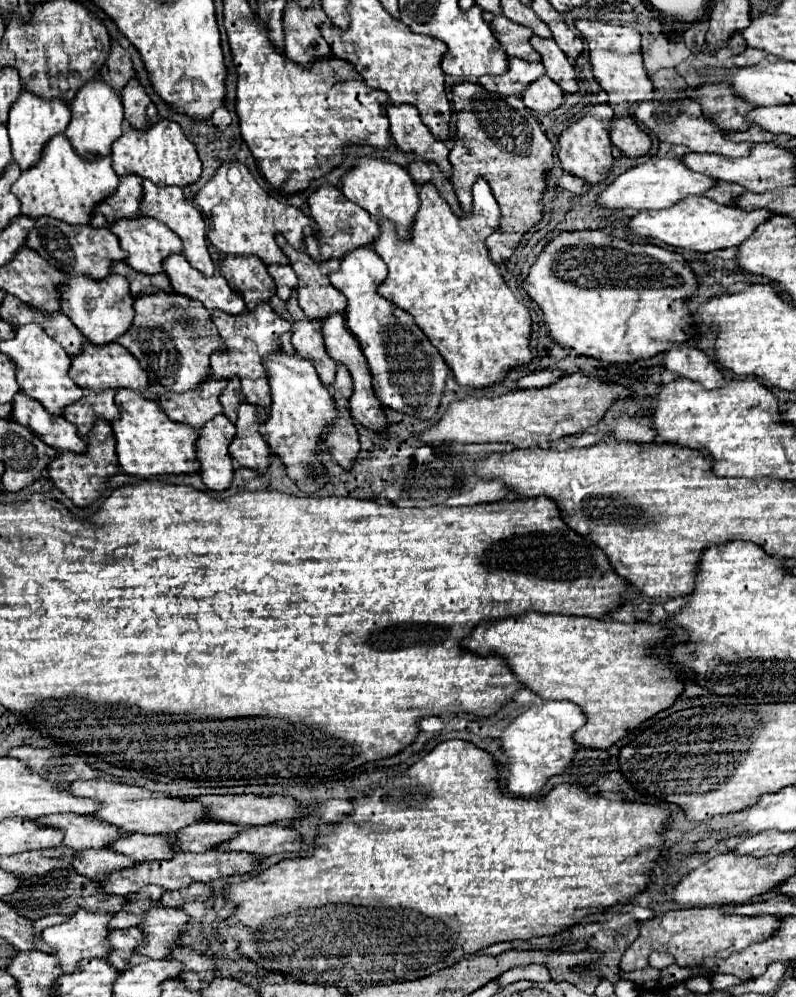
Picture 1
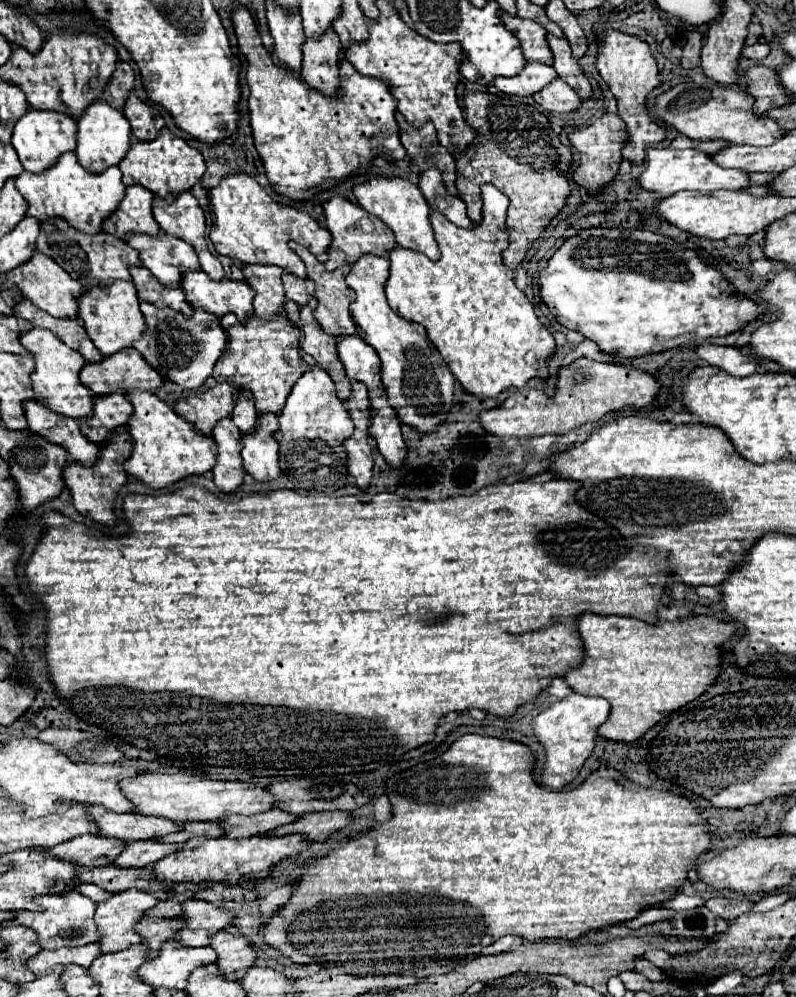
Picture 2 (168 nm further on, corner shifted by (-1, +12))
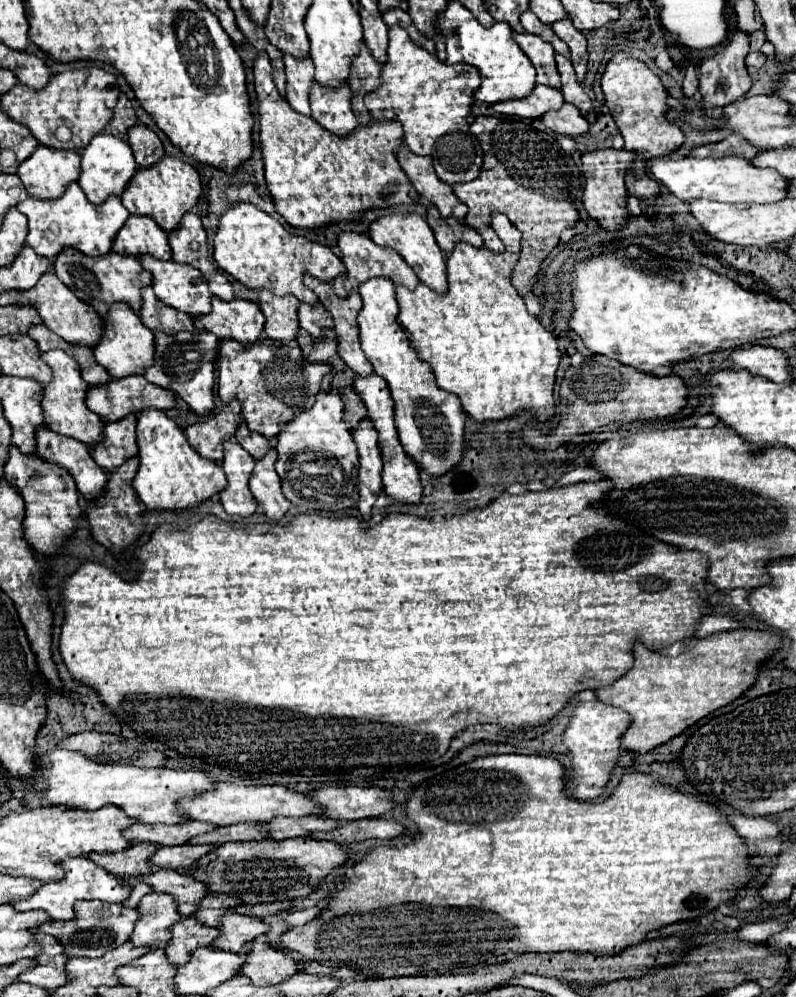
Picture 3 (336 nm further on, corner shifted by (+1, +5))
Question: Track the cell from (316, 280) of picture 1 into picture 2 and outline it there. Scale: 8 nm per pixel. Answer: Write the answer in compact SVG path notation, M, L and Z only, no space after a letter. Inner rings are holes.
M290 241L288 247L300 255L300 259L302 259L304 265L306 265L308 277L316 283L316 291L314 291L314 297L316 297L316 301L318 301L318 307L314 309L316 321L324 327L324 331L328 331L328 333L334 335L334 337L340 337L340 335L346 335L346 333L348 333L348 335L350 335L350 333L356 333L356 323L352 321L350 311L348 311L348 307L350 307L352 299L354 299L354 291L344 283L344 275L348 275L350 265L342 265L342 267L336 269L336 271L326 271L326 267L324 267L306 247L302 247L302 245L294 243L294 241Z

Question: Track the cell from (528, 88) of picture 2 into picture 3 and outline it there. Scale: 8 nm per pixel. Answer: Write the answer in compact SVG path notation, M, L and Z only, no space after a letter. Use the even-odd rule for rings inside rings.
M536 86L534 94L530 98L514 100L514 102L498 102L492 108L498 114L506 116L520 116L520 118L542 118L550 110L560 110L564 104L564 98L558 90L550 86Z

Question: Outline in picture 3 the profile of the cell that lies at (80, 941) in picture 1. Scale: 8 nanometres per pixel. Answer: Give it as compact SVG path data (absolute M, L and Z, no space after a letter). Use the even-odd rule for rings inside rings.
M146 894L140 904L142 918L136 922L130 942L136 946L170 940L170 928L180 920L176 900L170 894Z

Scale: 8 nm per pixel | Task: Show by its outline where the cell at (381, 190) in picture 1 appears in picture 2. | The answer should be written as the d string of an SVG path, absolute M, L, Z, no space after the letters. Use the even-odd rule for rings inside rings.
M376 175L360 185L354 185L354 195L356 195L358 205L362 205L370 215L380 217L392 229L398 245L414 249L414 251L424 251L424 255L428 255L430 259L440 257L432 227L430 227L430 219L428 219L430 205L426 203L418 185L414 185L412 181L402 179L402 177Z

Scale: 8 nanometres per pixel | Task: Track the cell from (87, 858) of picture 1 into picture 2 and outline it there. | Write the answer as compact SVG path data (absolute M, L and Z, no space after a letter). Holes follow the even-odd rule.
M132 841L124 843L124 849L114 859L116 867L148 867L148 863L156 863L156 859L162 859L164 855L180 851L180 845L162 845L156 841Z

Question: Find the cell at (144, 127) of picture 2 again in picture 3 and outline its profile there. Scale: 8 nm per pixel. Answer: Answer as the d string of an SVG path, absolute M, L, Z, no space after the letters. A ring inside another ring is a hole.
M144 124L130 128L128 144L140 168L150 168L164 158L164 148L162 148L160 138L152 130L148 130Z

